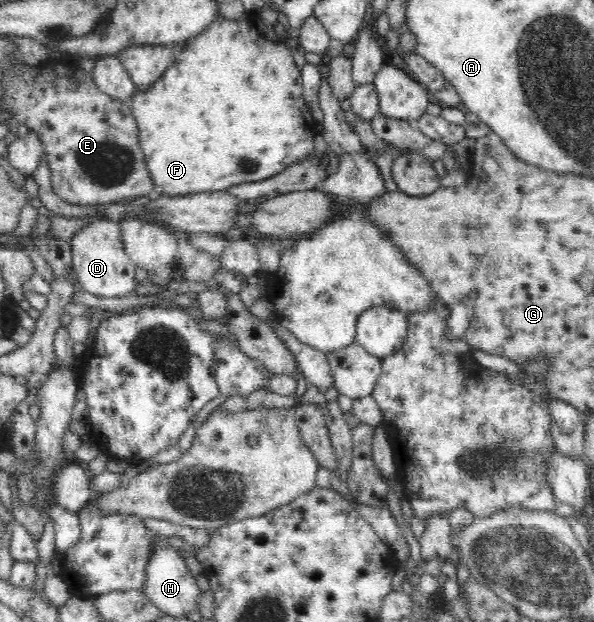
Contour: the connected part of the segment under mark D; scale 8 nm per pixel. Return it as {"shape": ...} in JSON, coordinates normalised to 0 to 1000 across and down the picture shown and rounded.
{"shape":[[[184,350],[153,354],[116,384],[121,404],[121,428],[136,465],[170,477],[207,477],[234,469],[229,450],[231,429],[210,407],[202,373],[202,357]]]}

